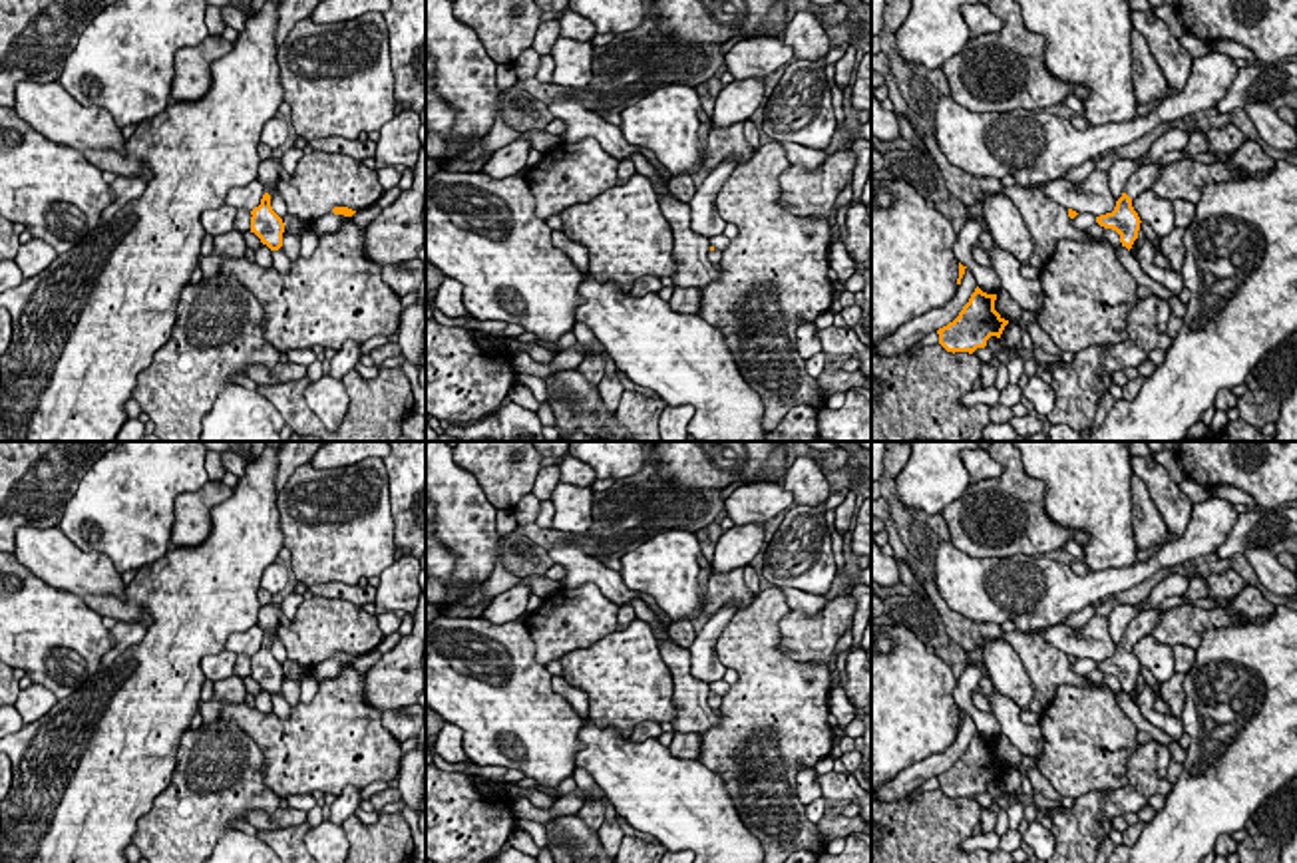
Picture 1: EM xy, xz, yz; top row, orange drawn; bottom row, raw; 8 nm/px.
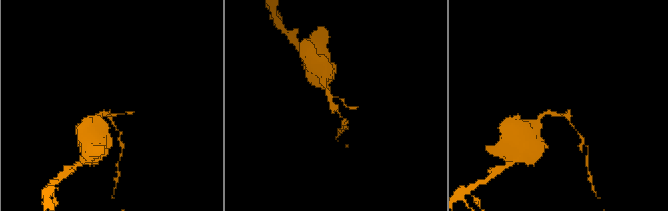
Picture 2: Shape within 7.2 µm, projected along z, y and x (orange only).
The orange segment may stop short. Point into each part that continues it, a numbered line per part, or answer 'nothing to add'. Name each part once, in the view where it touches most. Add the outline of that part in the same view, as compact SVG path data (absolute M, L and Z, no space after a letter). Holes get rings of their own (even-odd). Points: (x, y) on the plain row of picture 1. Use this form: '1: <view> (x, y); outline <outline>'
1: yz (1142, 625); outline M1148 608L1142 610L1136 618L1132 618L1132 622L1128 624L1124 638L1134 644L1138 642L1142 636L1150 634L1152 628L1160 622L1160 614L1164 610L1158 608Z

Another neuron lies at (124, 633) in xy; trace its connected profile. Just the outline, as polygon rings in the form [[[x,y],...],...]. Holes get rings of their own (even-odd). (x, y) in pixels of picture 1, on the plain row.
[[[143,614],[137,622],[115,622],[115,626],[109,630],[115,644],[103,654],[101,668],[109,666],[125,648],[137,644],[145,636],[151,622],[153,620],[149,614]]]

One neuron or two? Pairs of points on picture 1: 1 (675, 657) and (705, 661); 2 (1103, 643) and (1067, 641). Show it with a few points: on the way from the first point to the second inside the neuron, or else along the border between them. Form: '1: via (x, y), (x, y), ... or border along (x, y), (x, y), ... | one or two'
1: border along (687, 649), (691, 673), (709, 685) | two
2: via (1095, 641), (1075, 641) | one

